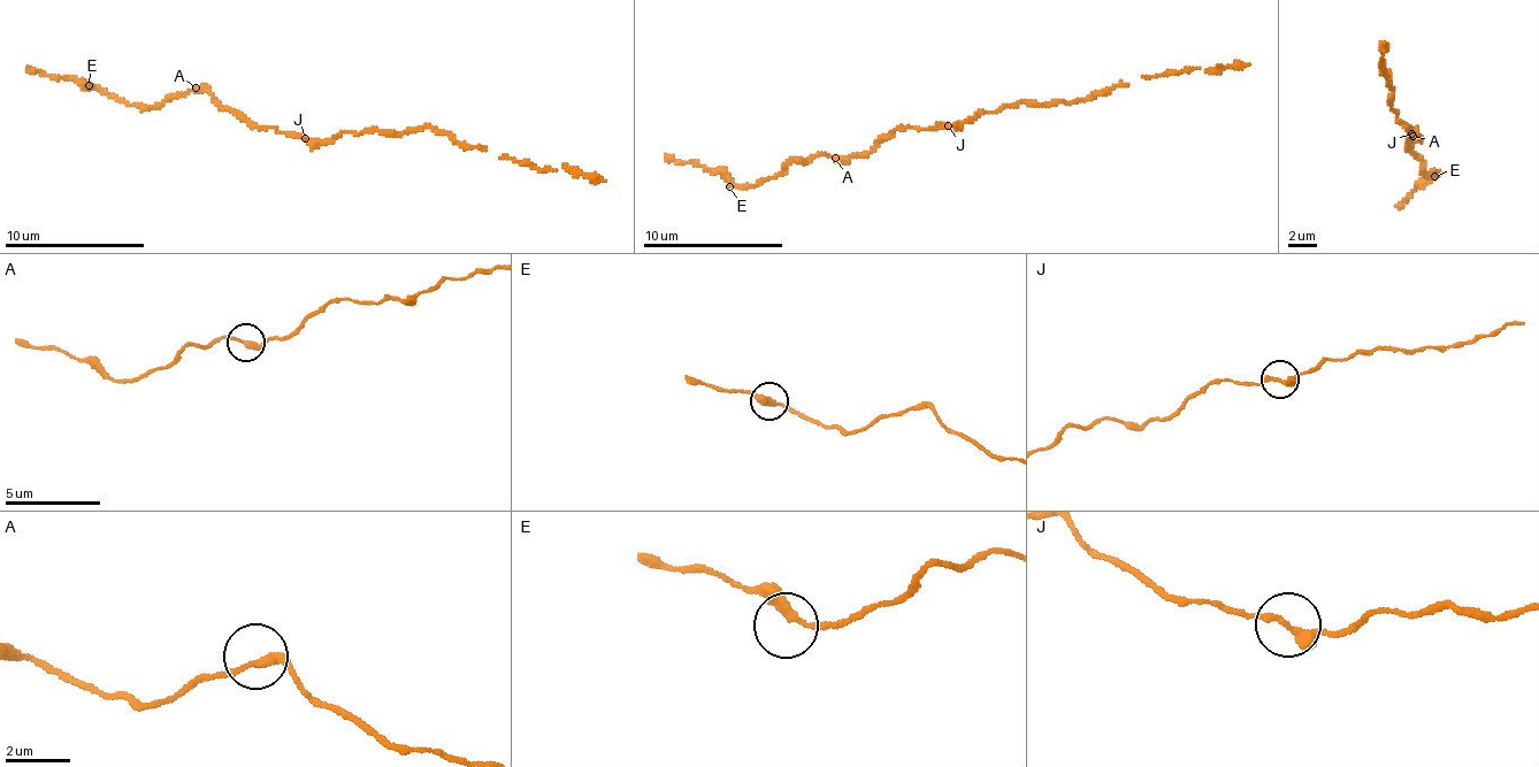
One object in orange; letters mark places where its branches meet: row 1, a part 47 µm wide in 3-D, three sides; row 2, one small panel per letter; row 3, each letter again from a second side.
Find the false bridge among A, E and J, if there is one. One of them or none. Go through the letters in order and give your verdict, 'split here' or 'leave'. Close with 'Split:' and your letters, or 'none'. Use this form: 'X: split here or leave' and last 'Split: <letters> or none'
A: leave
E: leave
J: leave
Split: none

